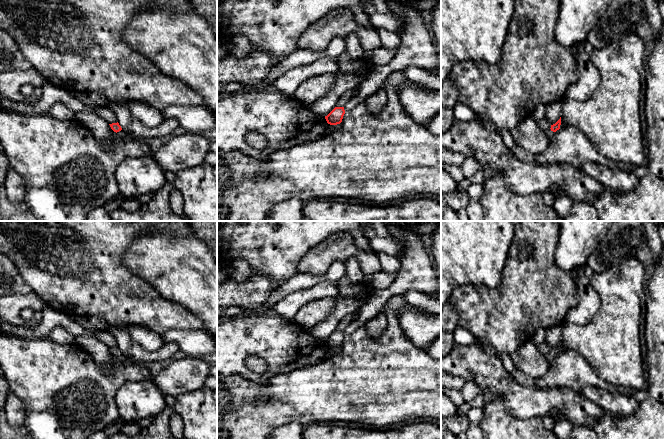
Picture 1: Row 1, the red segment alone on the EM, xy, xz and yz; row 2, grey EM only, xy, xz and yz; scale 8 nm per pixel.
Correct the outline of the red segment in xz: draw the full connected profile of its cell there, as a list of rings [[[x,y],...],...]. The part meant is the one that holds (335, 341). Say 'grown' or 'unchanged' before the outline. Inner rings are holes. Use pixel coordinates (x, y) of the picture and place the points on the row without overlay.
unchanged; [[[335,331],[327,340],[325,340],[325,343],[330,349],[337,349],[342,346],[344,338],[344,331]]]

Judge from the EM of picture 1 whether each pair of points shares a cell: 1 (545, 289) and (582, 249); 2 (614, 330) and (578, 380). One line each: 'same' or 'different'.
1: different
2: different

